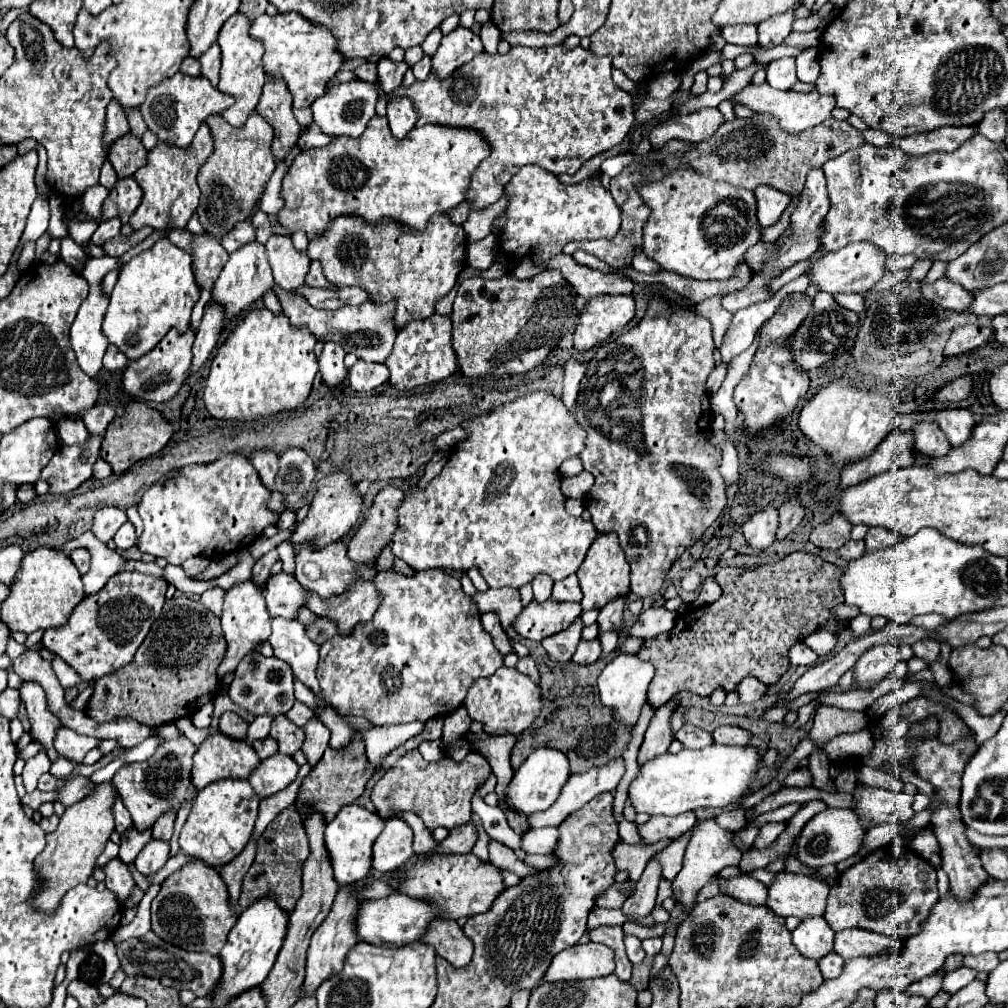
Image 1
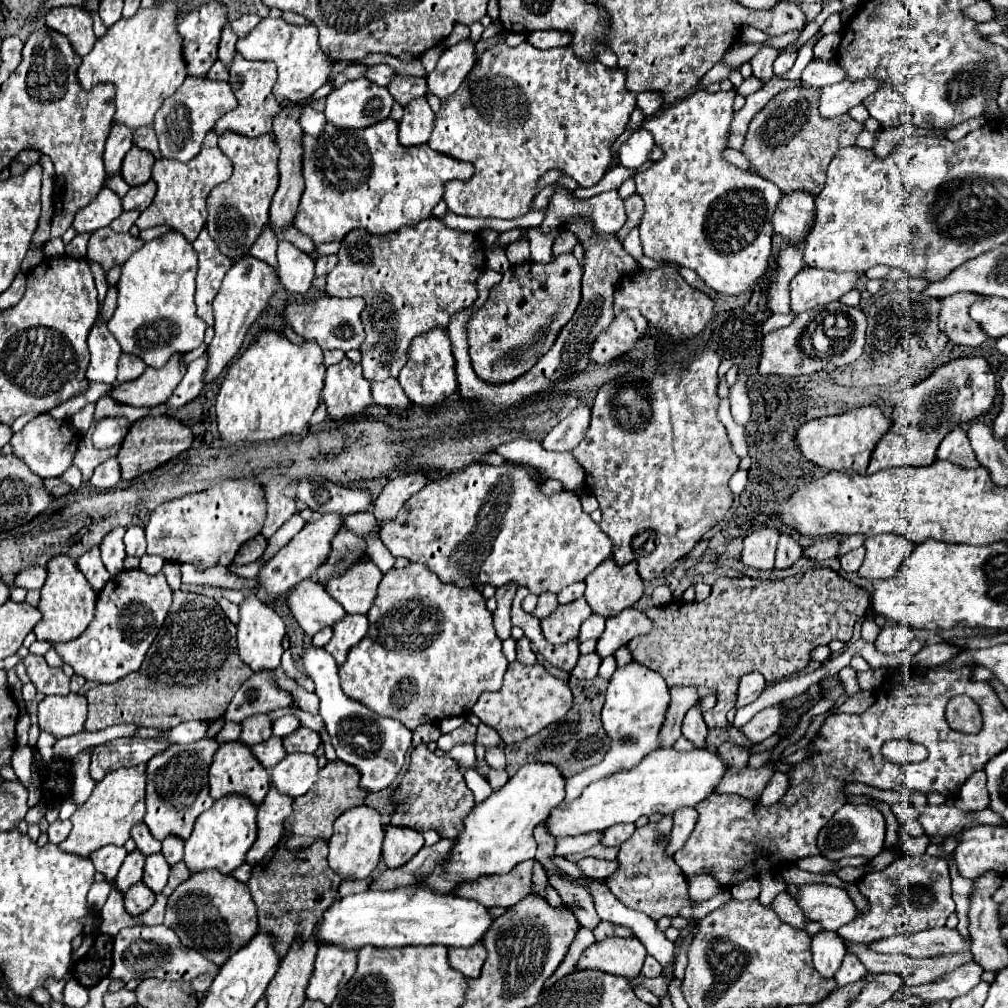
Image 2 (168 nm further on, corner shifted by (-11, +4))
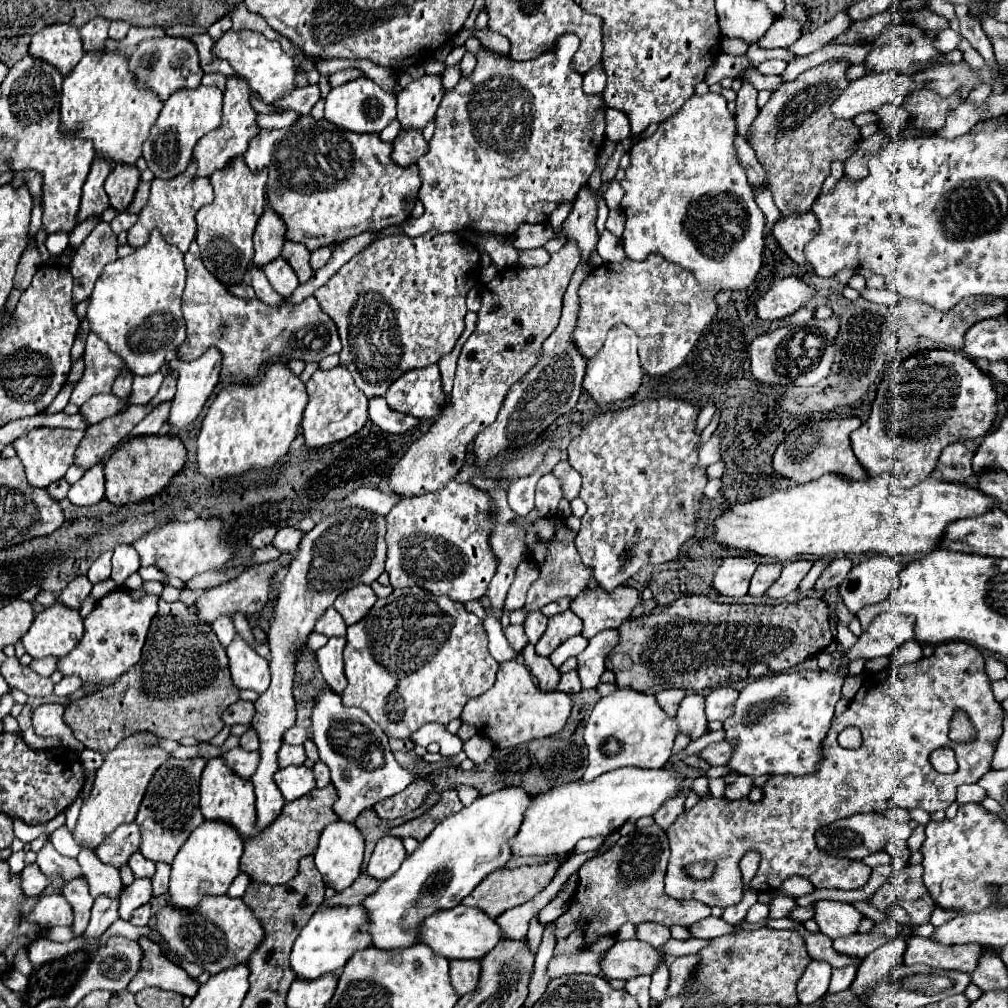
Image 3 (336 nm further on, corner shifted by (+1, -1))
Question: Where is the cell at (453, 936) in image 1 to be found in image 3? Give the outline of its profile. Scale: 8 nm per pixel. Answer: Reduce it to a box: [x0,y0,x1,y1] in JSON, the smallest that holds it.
[450,960,480,996]

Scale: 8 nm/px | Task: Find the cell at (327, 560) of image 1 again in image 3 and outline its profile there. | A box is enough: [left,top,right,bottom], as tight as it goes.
[334,584,376,626]

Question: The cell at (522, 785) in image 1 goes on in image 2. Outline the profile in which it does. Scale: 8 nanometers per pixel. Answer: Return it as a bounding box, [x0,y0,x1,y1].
[424,763,566,893]

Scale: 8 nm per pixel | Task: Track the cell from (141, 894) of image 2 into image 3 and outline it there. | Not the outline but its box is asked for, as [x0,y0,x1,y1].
[130,904,152,926]

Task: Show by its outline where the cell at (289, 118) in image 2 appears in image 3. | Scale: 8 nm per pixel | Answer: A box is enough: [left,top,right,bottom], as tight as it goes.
[252,208,286,268]

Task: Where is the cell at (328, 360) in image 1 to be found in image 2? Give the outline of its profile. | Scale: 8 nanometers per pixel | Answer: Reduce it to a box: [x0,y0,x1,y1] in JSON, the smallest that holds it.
[322,357,372,419]

